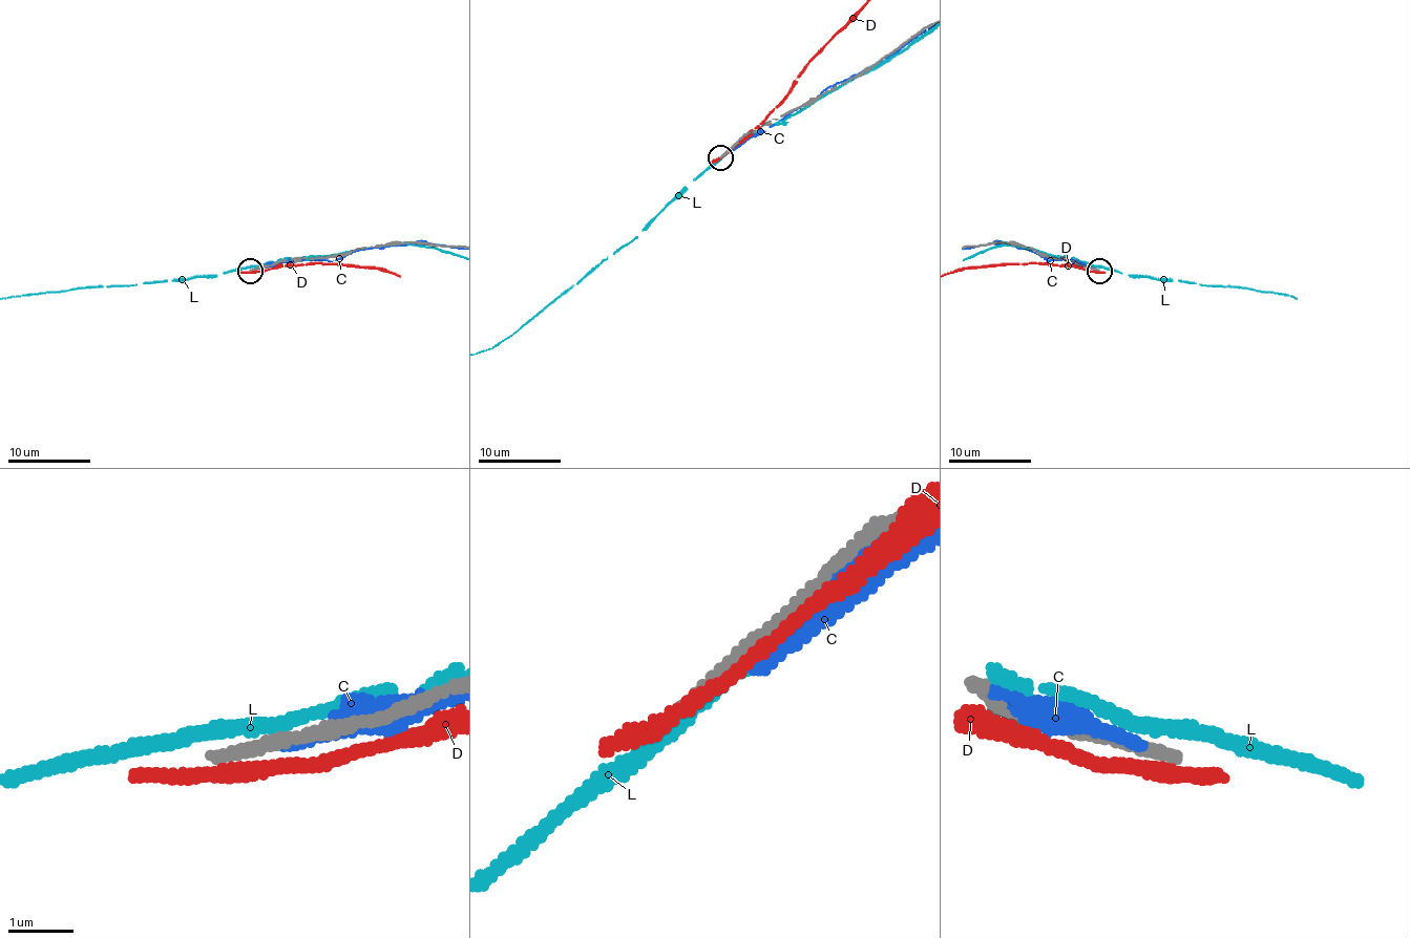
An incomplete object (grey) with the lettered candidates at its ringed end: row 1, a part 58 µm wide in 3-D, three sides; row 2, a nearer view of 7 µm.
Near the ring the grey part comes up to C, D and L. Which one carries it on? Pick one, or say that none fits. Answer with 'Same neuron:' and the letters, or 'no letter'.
Same neuron: no letter

